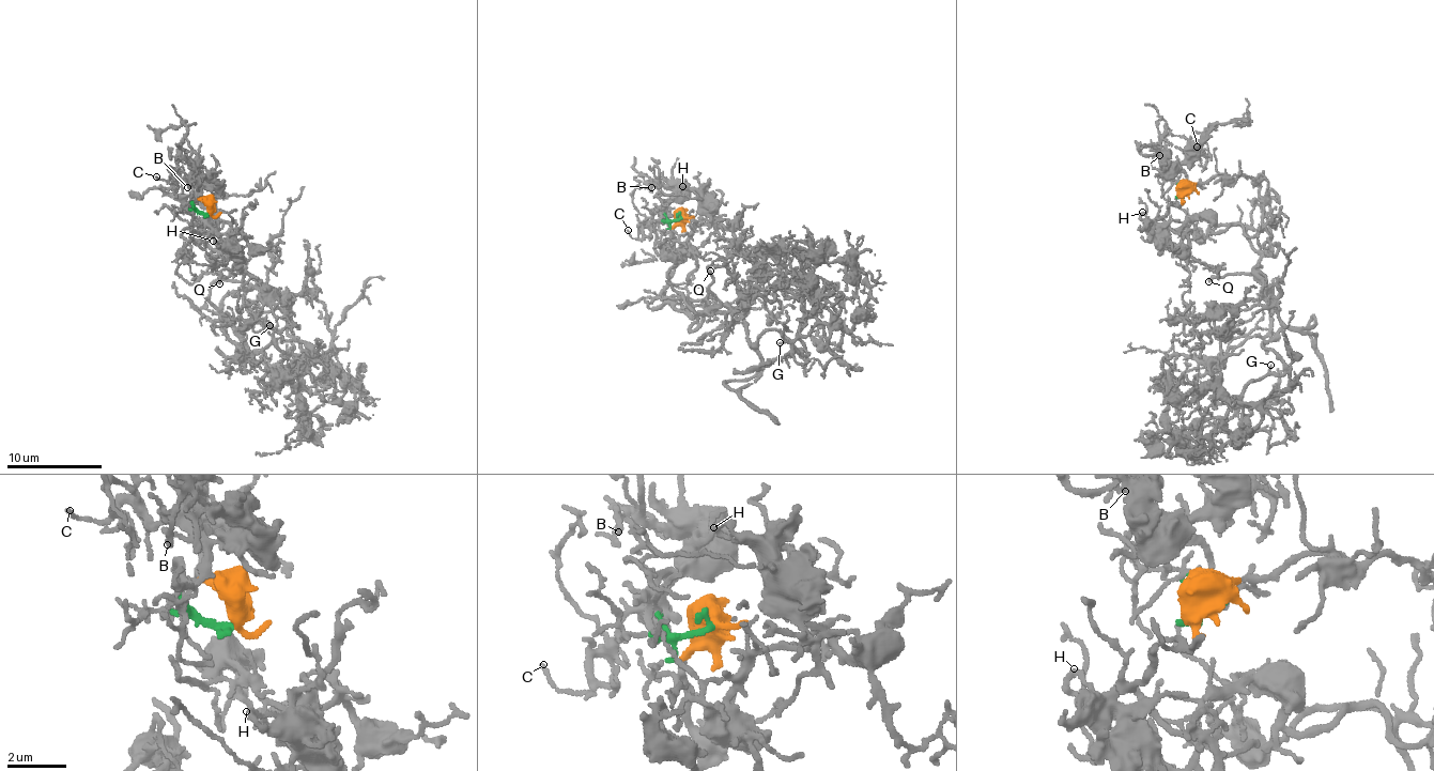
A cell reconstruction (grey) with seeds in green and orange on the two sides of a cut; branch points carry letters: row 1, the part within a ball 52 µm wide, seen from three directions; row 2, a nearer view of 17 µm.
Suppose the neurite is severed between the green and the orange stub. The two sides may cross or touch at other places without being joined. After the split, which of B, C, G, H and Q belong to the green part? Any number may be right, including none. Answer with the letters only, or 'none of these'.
B, C

